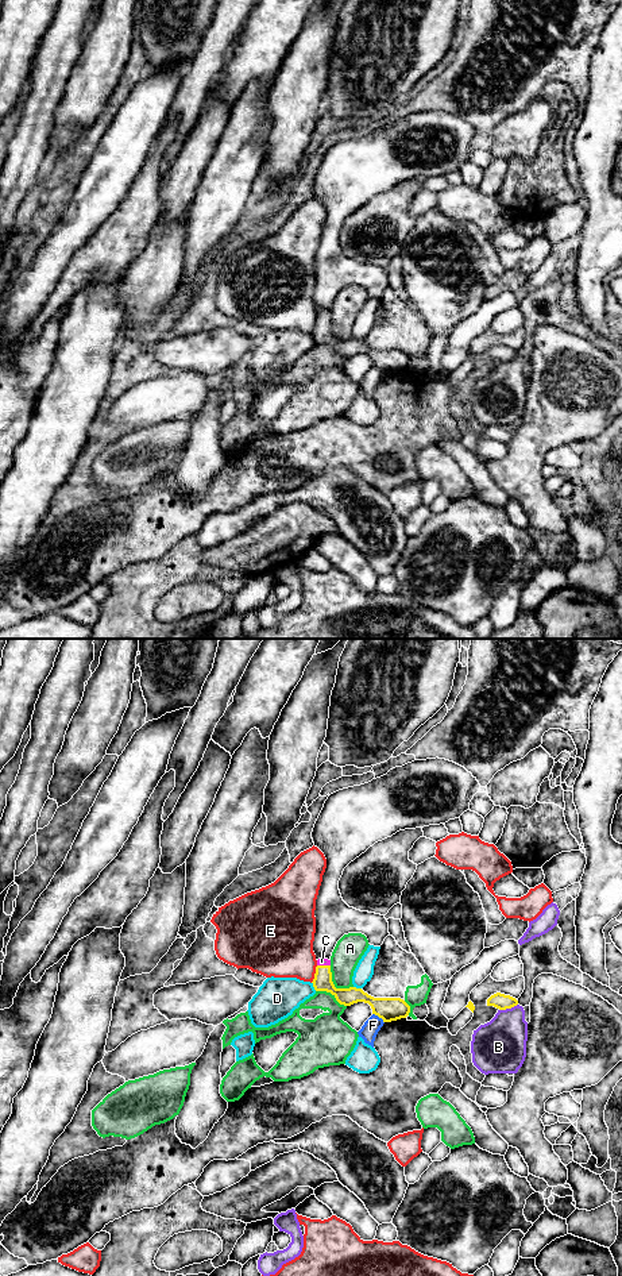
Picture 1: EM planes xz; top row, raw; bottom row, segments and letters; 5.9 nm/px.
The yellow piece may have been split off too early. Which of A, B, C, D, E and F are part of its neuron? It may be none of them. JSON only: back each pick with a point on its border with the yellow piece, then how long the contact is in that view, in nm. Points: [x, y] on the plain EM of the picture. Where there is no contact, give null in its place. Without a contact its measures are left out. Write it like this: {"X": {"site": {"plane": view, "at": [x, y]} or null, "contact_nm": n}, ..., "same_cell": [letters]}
{"C": {"site": {"plane": "xz", "at": [324, 317]}, "contact_nm": 80}, "same_cell": ["C"]}

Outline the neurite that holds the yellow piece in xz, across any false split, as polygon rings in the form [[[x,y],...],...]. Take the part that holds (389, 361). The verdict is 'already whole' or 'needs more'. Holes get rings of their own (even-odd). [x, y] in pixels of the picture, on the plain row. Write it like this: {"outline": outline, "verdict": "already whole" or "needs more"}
{"outline": [[[328,311],[317,312],[312,335],[316,343],[331,344],[340,356],[351,358],[358,354],[368,355],[372,361],[372,366],[382,370],[383,374],[406,370],[410,365],[410,358],[401,350],[374,350],[356,339],[336,340],[332,334],[331,312]]], "verdict": "needs more"}

